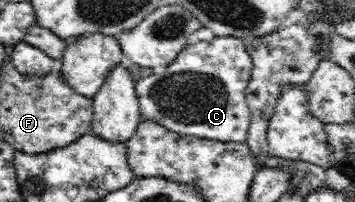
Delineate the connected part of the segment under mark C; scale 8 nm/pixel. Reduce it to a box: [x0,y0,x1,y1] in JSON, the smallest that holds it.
[135,35,252,143]

